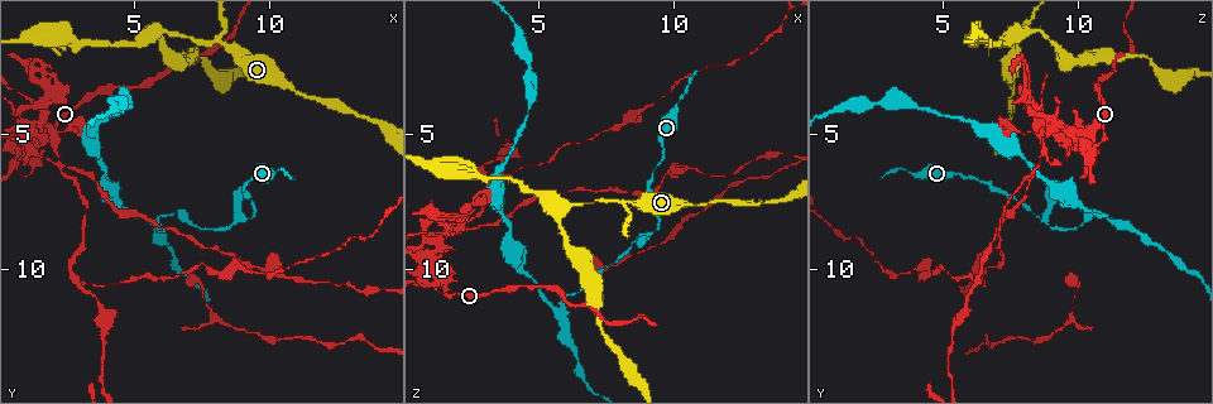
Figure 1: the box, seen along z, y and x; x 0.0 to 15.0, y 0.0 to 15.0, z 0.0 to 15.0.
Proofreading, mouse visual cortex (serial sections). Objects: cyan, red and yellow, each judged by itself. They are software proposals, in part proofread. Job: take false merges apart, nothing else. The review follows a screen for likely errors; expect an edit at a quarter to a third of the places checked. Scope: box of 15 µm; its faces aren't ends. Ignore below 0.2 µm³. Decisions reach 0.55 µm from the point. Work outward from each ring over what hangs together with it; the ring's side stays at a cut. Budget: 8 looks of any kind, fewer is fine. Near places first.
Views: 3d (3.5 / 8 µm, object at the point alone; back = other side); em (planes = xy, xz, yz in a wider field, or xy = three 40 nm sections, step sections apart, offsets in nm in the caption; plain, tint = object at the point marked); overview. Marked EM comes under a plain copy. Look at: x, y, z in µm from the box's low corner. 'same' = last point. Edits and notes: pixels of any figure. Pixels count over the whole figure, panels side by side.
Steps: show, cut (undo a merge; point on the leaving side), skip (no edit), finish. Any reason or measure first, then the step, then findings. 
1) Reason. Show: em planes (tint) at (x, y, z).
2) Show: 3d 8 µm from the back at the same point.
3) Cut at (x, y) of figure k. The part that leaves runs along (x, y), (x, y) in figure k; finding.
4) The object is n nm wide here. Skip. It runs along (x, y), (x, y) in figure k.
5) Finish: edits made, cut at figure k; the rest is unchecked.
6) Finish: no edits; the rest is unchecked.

Calibre changes. Show: em xy step 2 (tint) at (10.6, 3.0, 7.6).

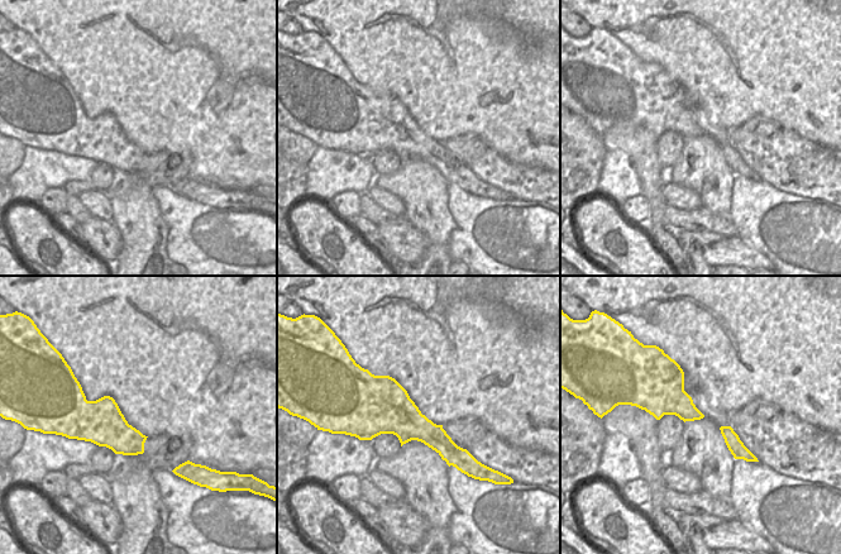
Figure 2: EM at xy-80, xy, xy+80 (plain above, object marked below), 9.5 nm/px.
Show: 3d 3.5 µm at the same point.

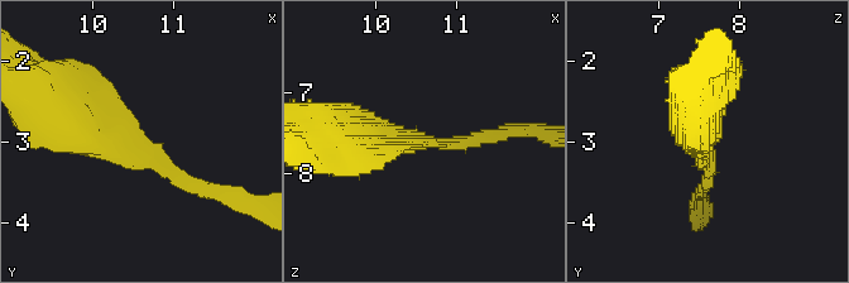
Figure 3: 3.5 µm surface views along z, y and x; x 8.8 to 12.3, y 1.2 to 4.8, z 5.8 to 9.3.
The arms are 150, 500 nm wide. Skip. One cell here.

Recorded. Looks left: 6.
Three arms meet. Show: 3d 3.5 µm from the back at (8.1, 1.5, 7.4).

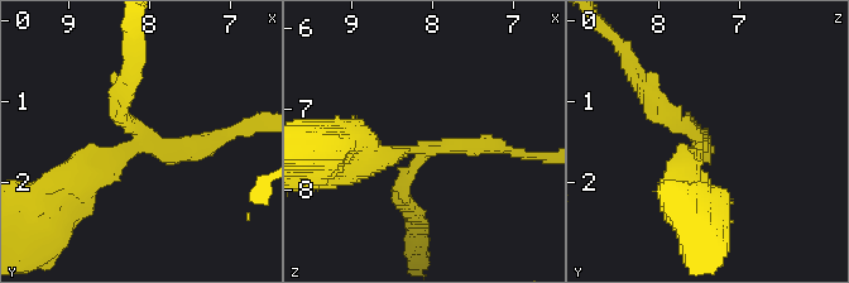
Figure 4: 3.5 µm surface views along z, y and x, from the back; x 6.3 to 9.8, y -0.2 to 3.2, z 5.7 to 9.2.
3 arms meet here; the arms are 200, 200, 350 nm wide; shape alone is not enough. Show: em xy step 1 (tint) at (8.10, 1.60, 7.50).

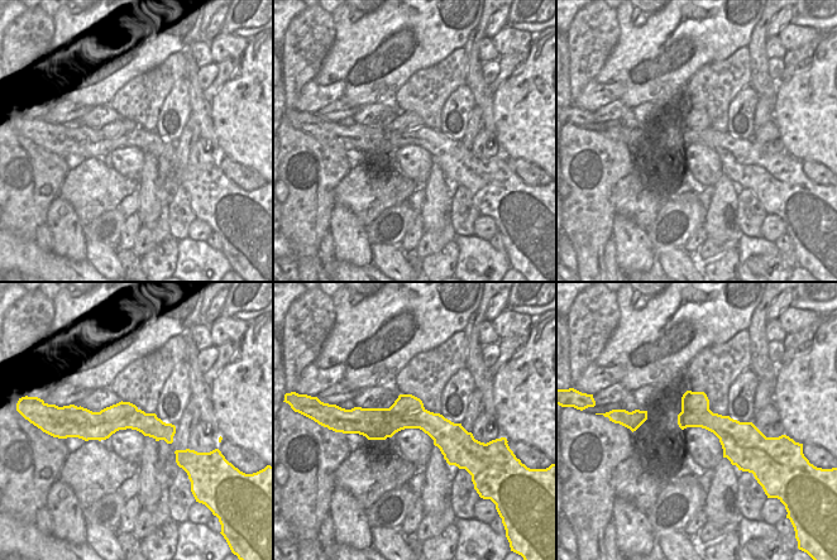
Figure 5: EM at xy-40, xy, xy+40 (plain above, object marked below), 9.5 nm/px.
Cut at (404, 190) of figure 4. The part that leaves runs along (421, 156), (402, 182), (417, 226) in figure 4; a second cell is stuck on.

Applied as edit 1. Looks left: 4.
Show: overview.

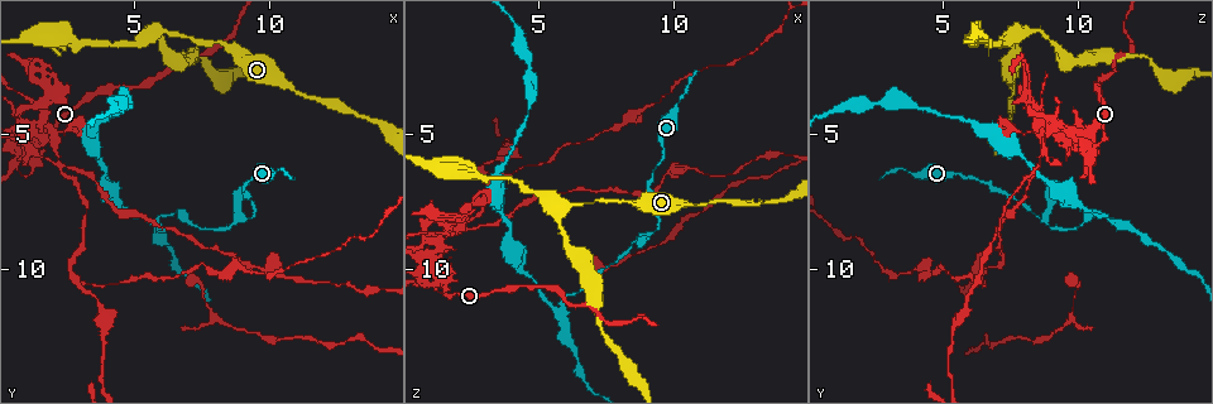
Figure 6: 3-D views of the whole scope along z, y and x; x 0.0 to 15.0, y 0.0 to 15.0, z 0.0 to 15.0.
Abrupt turn. Show: 3d 3.5 µm at (1.2, 5.3, 10.8).

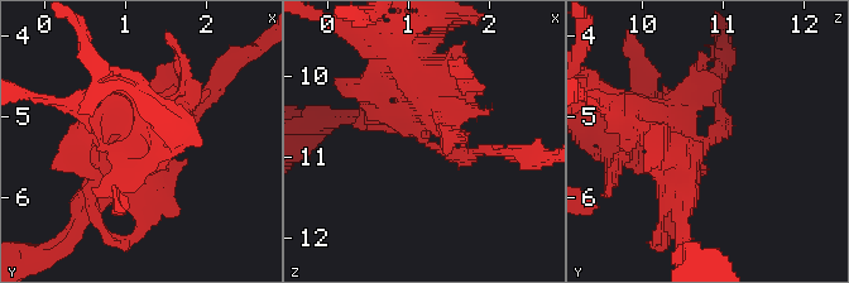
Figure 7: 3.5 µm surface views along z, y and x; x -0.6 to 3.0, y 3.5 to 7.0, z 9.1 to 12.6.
Shape alone is not enough. Show: em xy step 5 (tint) at (1.20, 5.35, 10.80).

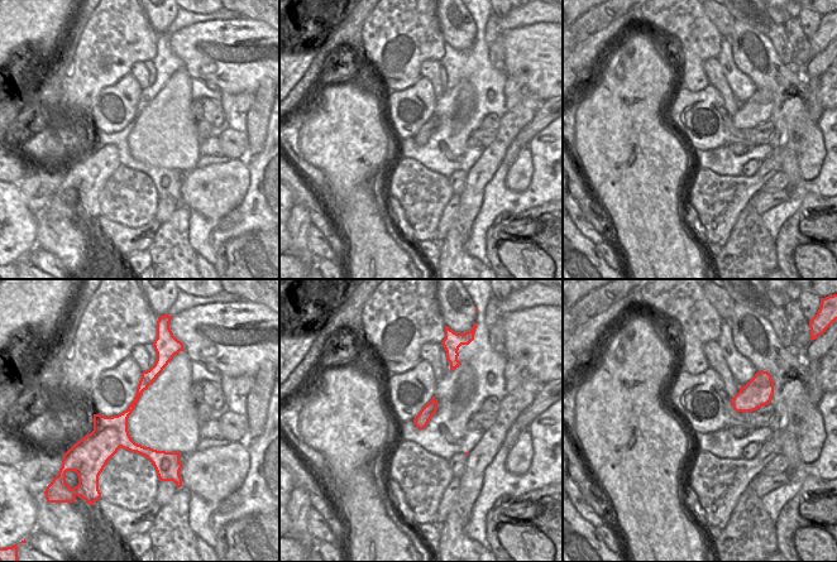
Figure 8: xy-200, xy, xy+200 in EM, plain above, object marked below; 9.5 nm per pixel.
Cut at (73, 153) of figure 7. The part that leaves runs along (135, 149), (104, 164), (85, 114) in figure 7; a second cell is stuck on.

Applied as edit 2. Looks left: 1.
Finish: edits made, cut at figure 4, cut at figure 7; the rest is unchecked.

